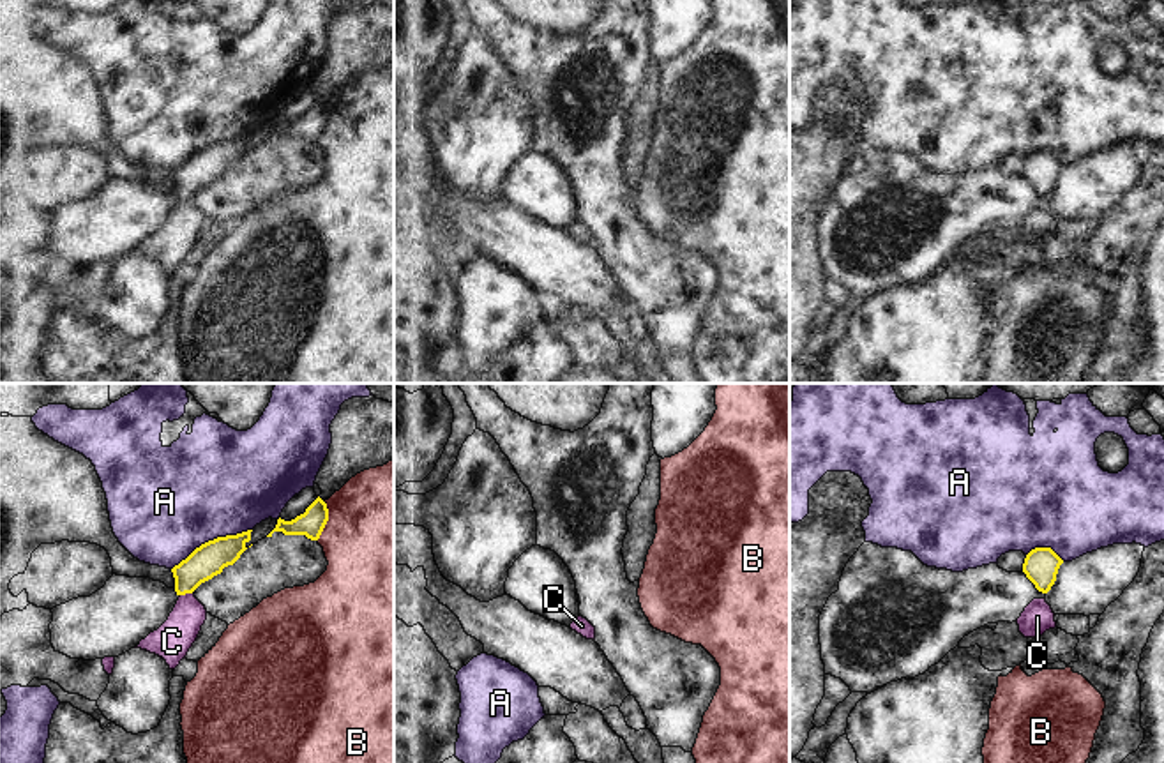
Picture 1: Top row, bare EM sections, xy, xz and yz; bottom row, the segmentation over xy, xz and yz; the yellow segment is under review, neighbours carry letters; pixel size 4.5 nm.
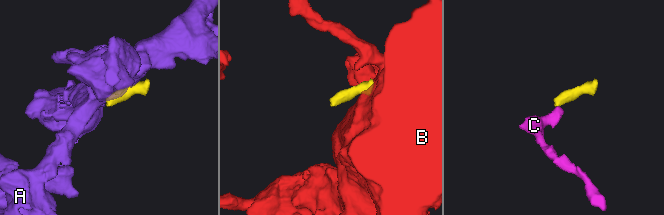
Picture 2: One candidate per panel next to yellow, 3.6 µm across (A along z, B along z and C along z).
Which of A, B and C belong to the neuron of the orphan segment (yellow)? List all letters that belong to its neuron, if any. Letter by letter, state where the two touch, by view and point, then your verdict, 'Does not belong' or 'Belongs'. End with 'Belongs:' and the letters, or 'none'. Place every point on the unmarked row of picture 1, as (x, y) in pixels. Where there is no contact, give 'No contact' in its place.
A: Touches yellow at xy (211, 145). Does not belong
B: Touches yellow at xy (327, 124). Does not belong
C: Touches yellow at xy (186, 196). Belongs
Belongs: C

